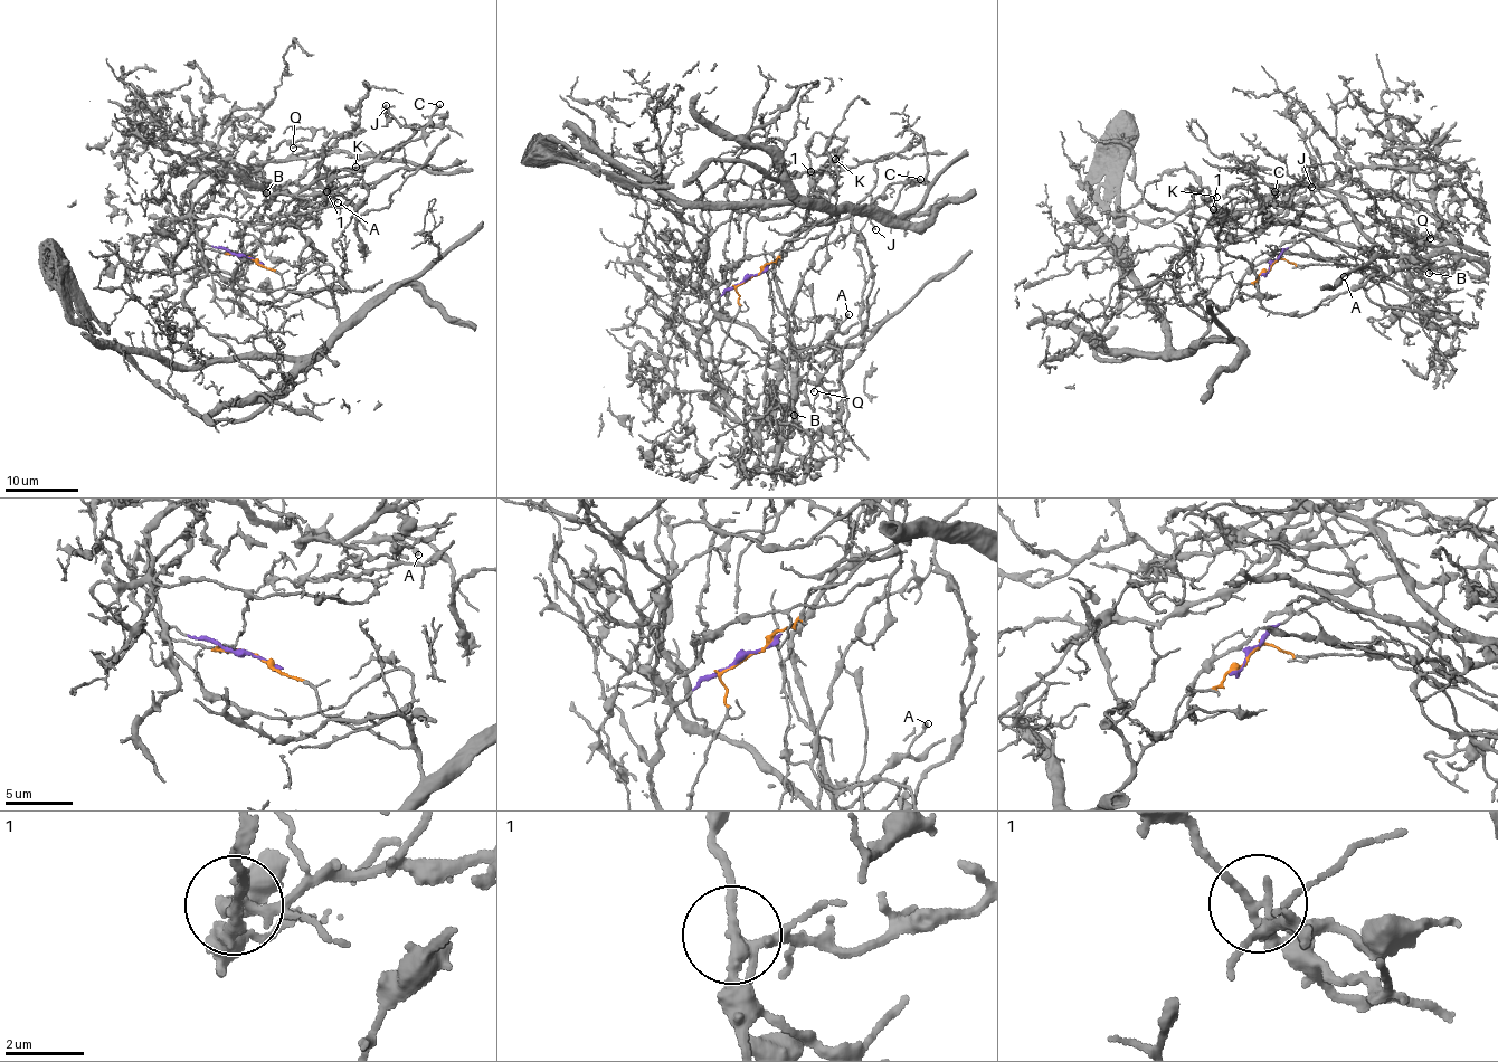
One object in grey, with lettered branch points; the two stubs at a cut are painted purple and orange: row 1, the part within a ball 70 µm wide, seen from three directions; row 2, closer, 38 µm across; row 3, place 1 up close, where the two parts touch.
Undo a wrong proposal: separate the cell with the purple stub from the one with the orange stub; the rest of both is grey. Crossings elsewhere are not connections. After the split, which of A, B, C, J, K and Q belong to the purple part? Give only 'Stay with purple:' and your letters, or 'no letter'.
Stay with purple: A, B, C, J, K, Q

